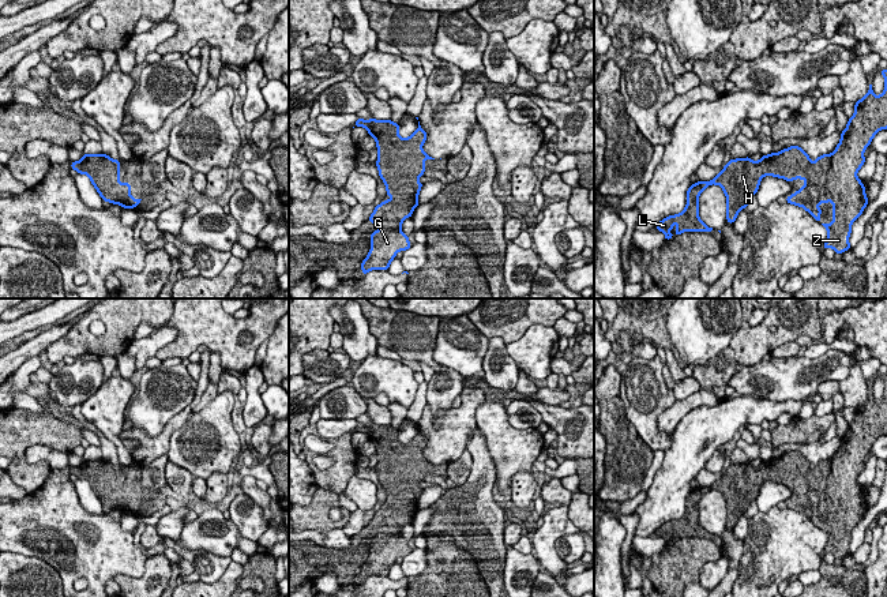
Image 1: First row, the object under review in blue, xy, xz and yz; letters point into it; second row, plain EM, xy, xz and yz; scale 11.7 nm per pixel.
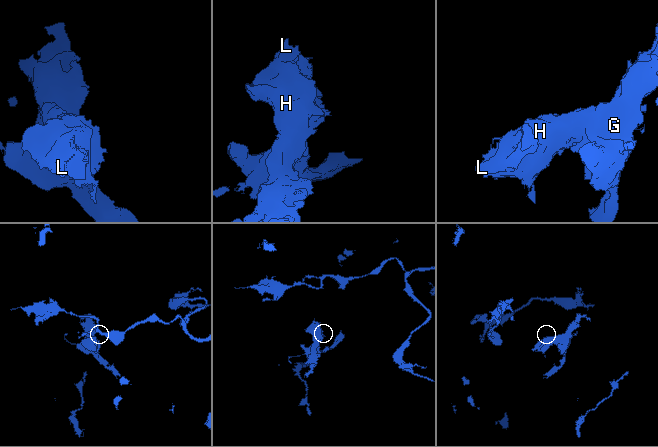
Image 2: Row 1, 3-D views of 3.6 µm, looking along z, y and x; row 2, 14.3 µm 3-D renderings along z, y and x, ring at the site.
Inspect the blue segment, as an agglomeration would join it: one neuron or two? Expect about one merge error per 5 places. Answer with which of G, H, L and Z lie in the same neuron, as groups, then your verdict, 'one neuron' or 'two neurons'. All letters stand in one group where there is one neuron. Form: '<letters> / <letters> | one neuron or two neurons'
G H L Z | one neuron

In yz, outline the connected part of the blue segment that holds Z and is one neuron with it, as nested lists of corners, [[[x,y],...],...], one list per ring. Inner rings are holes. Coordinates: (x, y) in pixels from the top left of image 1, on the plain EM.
[[[880,375],[880,379],[884,383],[884,397],[876,401],[869,390],[868,398],[854,409],[854,418],[831,459],[822,459],[812,468],[796,450],[762,461],[759,466],[749,462],[729,465],[713,485],[689,491],[684,515],[664,523],[655,534],[665,540],[665,545],[684,537],[711,537],[713,533],[699,522],[699,502],[709,491],[722,493],[726,502],[726,525],[733,529],[756,500],[763,483],[773,481],[789,488],[804,484],[804,491],[786,502],[786,508],[803,512],[827,534],[824,555],[832,553],[835,559],[850,555],[852,530],[868,510],[865,491],[857,477],[865,469],[864,458],[875,440],[887,435],[887,375]],[[828,507],[832,510],[832,527],[823,529],[819,510]]]

